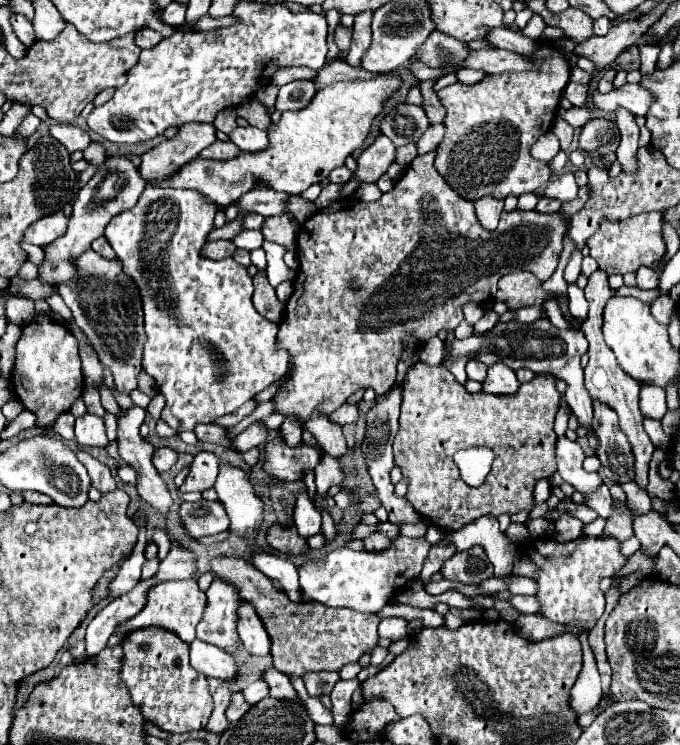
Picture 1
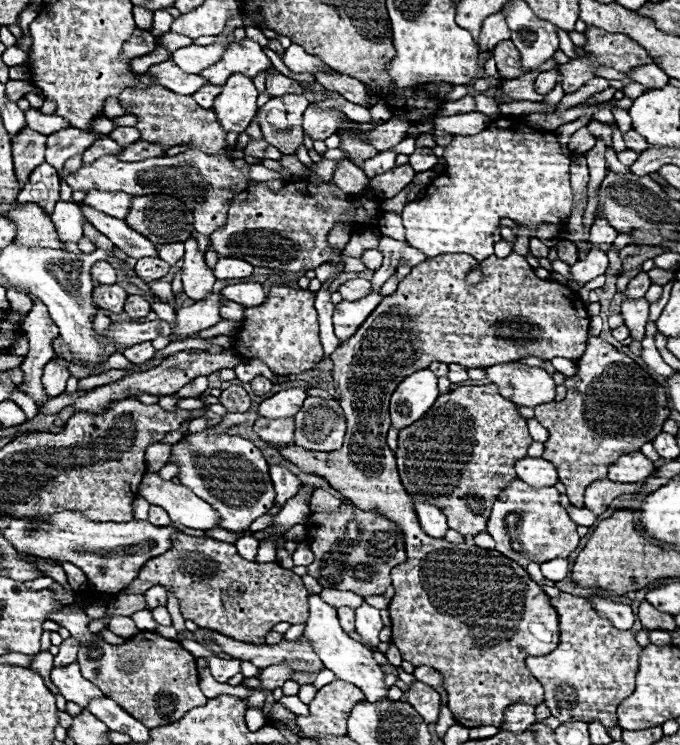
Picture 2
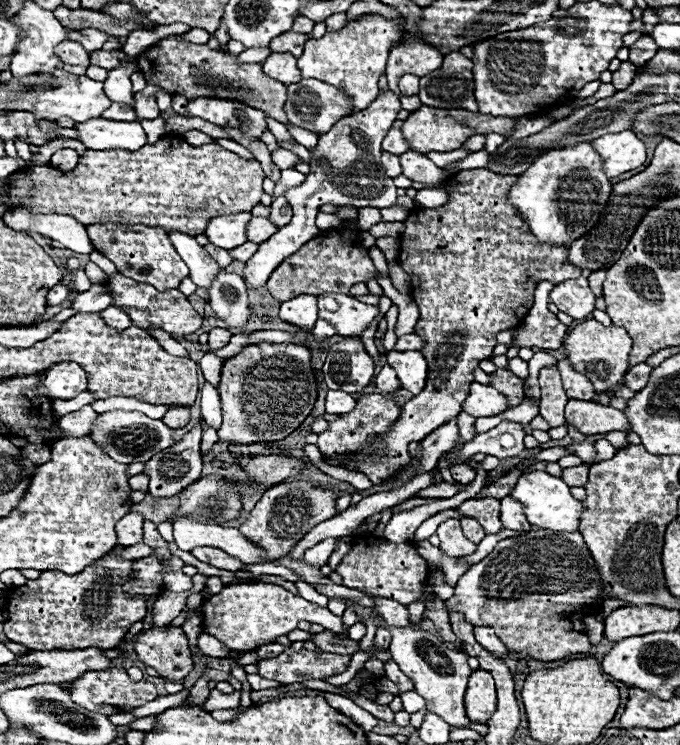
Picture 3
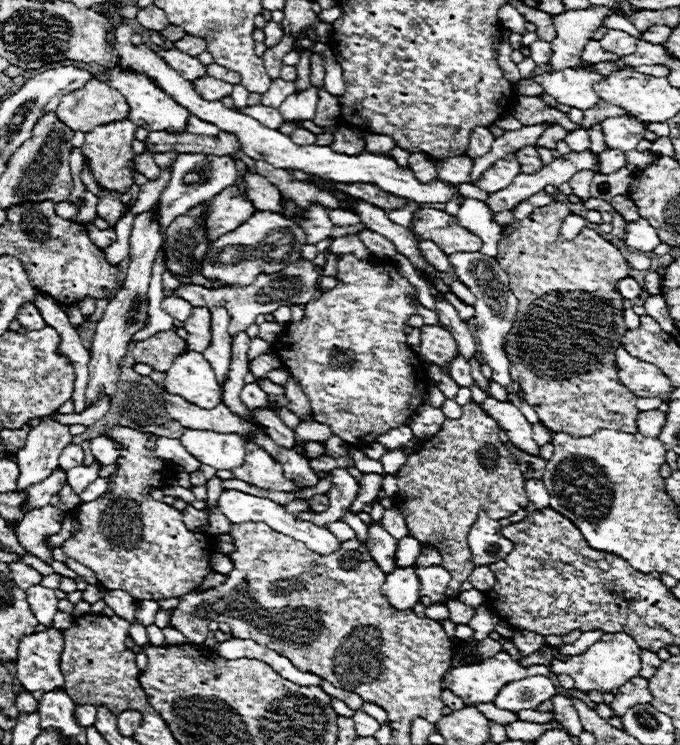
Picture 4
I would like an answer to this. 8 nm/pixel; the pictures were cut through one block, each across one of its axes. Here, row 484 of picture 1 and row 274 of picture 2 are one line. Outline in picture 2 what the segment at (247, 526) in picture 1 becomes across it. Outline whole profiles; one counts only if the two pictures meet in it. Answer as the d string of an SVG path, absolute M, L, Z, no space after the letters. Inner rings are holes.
M220 258L214 268L214 274L218 280L246 278L246 276L252 276L252 272L254 272L254 266L238 258Z

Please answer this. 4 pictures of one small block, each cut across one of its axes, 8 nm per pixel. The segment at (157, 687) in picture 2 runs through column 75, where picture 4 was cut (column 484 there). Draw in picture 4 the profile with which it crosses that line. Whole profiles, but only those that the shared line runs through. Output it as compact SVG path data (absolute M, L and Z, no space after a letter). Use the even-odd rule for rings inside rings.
M480 606L478 610L476 610L476 616L470 620L470 624L468 626L472 626L474 630L476 630L476 636L472 638L472 640L482 640L482 638L486 638L492 630L494 630L494 626L500 622L500 618L498 618L498 614L494 614L494 610L490 610L490 608L486 608L486 606Z

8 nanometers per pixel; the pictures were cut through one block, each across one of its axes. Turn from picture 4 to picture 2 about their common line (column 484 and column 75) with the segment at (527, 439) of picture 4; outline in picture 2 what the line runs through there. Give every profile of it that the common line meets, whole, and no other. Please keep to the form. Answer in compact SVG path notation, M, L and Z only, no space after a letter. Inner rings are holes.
M232 348L224 349L217 354L202 352L202 350L184 350L184 352L168 356L160 366L156 366L148 372L134 372L134 374L124 376L122 380L116 380L112 384L98 386L98 388L90 390L86 396L80 396L76 402L72 402L72 408L74 410L86 410L88 414L100 414L100 410L104 410L104 406L110 406L112 402L116 402L116 398L138 398L138 394L152 394L152 396L174 394L198 376L210 376L210 374L224 368L233 369L241 361L240 356Z

